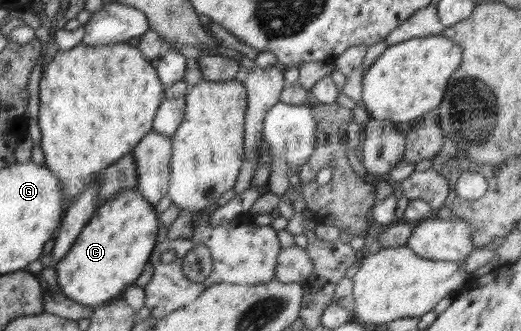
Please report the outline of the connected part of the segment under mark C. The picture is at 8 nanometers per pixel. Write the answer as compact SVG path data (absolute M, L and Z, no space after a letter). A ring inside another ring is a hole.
M137 188L124 189L102 206L98 206L94 211L94 216L90 218L90 228L84 226L84 230L80 232L80 238L76 238L74 246L70 247L64 258L54 267L62 294L72 298L74 302L90 306L94 310L112 302L112 298L134 285L136 279L142 274L146 263L149 262L153 248L156 246L159 226L159 214Z

